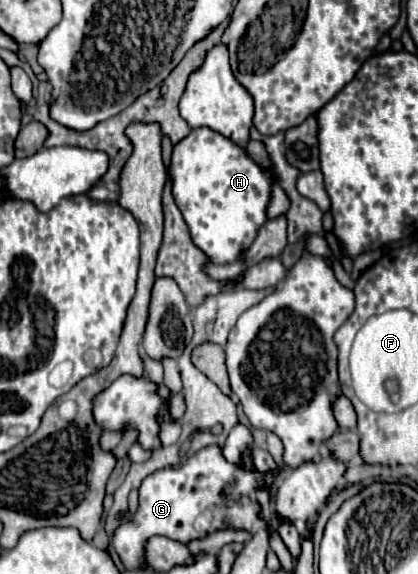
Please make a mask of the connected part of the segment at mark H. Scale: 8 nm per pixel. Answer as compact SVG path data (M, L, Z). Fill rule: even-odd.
M200 127L190 131L190 135L174 147L168 177L174 183L172 193L190 227L192 241L212 259L212 263L234 263L238 255L252 245L258 229L266 223L266 207L272 191L270 173L260 169L240 145L208 127Z

